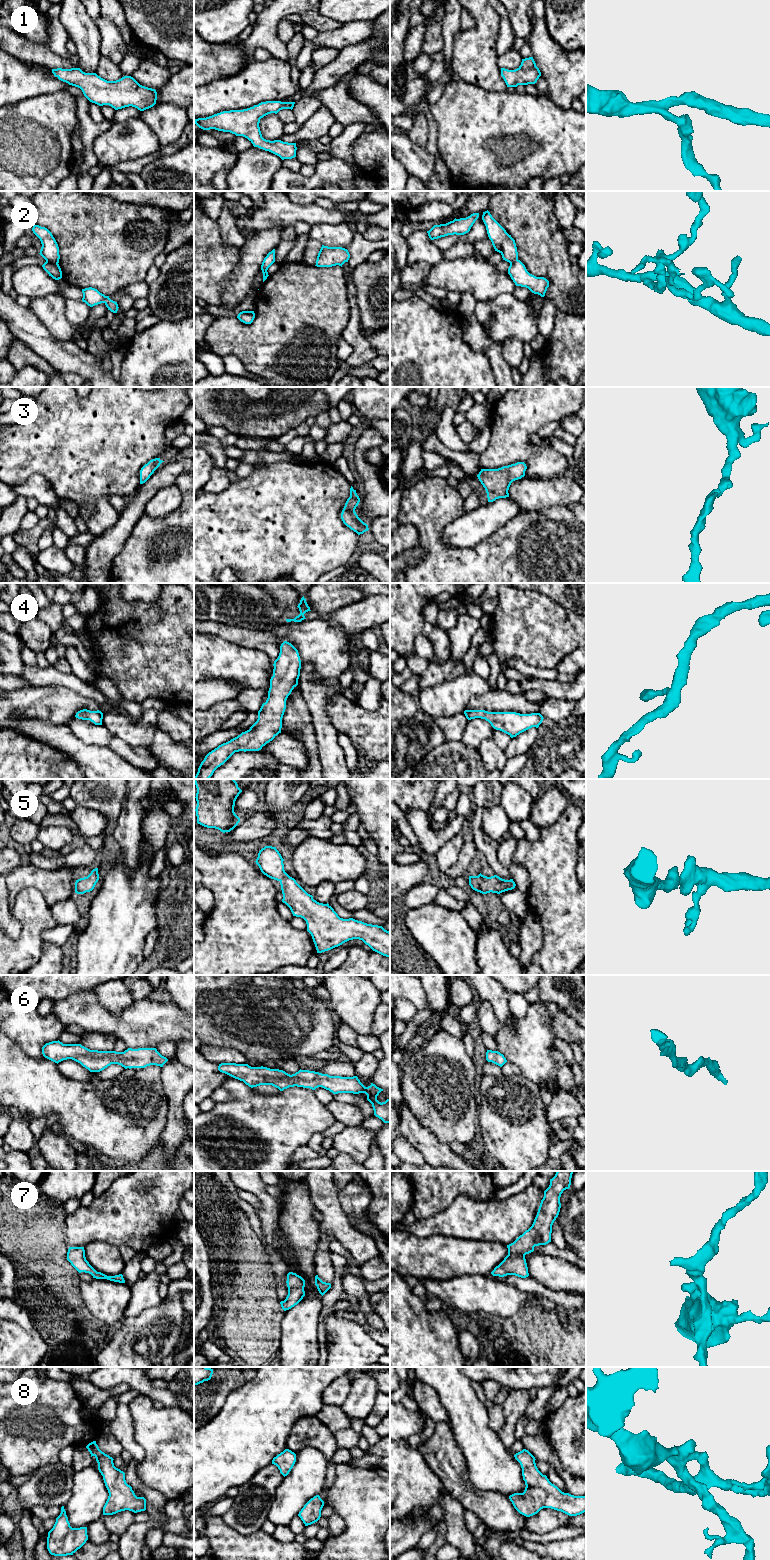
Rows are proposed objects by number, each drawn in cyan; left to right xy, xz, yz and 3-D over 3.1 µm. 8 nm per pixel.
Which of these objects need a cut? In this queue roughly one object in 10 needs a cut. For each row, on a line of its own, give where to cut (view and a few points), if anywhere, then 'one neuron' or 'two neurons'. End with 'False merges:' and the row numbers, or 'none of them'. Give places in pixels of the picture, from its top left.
1: cut none; one neuron
2: cut xy (46, 260), (57, 264); two neurons
3: cut none; one neuron
4: cut none; one neuron
5: cut none; one neuron
6: cut none; one neuron
7: cut none; one neuron
8: cut none; one neuron
False merges: 2

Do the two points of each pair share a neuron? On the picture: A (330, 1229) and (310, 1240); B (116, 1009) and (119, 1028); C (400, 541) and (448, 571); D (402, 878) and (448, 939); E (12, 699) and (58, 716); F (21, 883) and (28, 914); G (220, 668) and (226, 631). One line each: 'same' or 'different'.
A: different
B: different
C: different
D: different
E: same
F: different
G: different

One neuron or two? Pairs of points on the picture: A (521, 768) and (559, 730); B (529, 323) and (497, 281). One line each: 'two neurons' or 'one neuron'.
A: one neuron
B: two neurons

